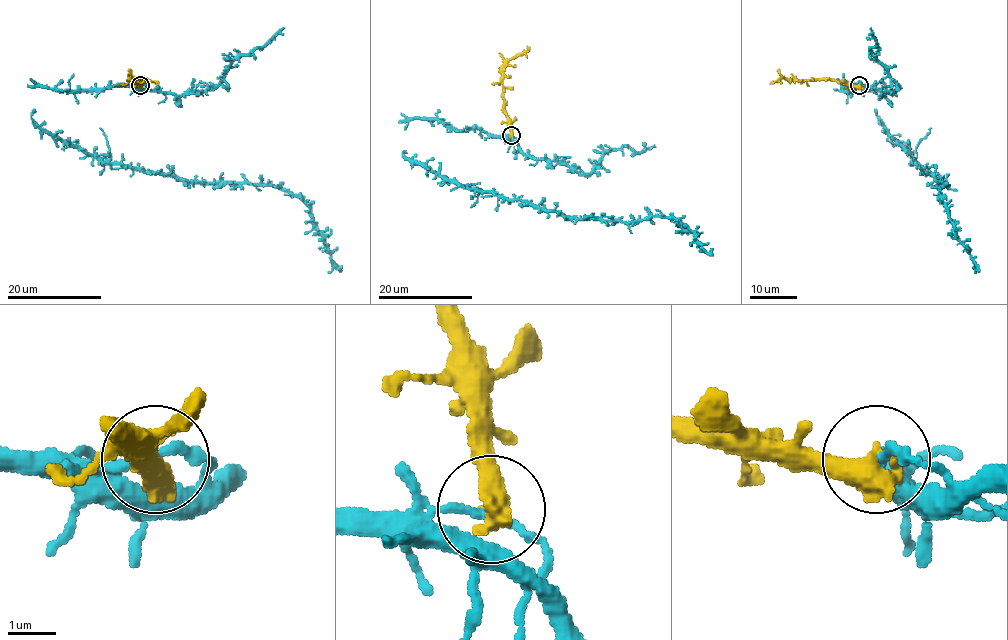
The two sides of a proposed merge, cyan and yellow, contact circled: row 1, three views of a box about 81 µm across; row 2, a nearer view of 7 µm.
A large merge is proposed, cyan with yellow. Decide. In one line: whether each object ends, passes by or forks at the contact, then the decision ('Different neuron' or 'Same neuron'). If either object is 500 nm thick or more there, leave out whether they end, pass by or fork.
Different neuron

